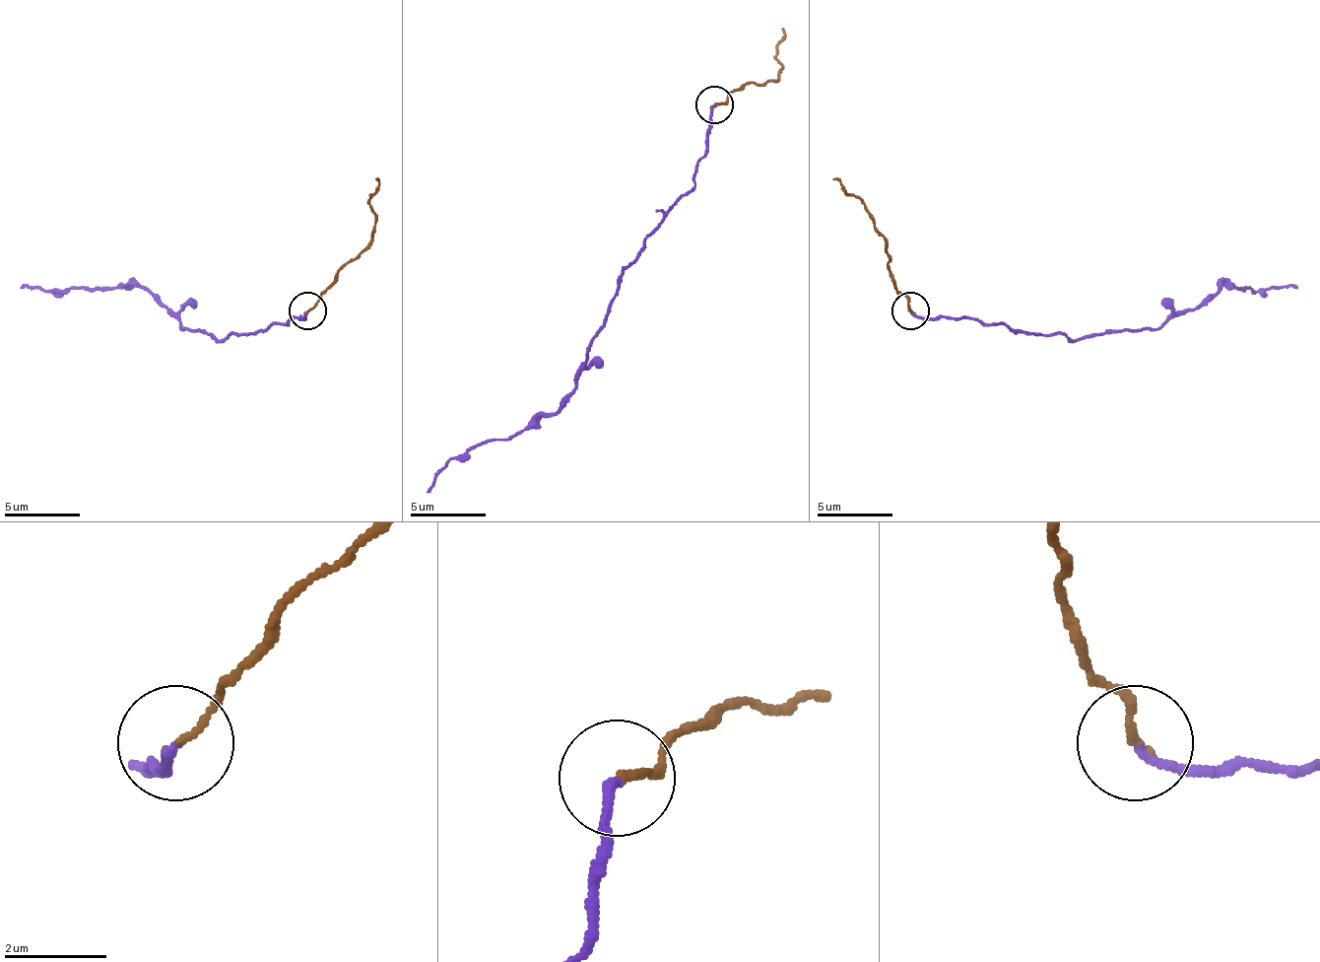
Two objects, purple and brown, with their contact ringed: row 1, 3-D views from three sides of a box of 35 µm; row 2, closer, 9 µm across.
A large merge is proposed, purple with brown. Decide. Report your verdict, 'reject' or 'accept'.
reject

